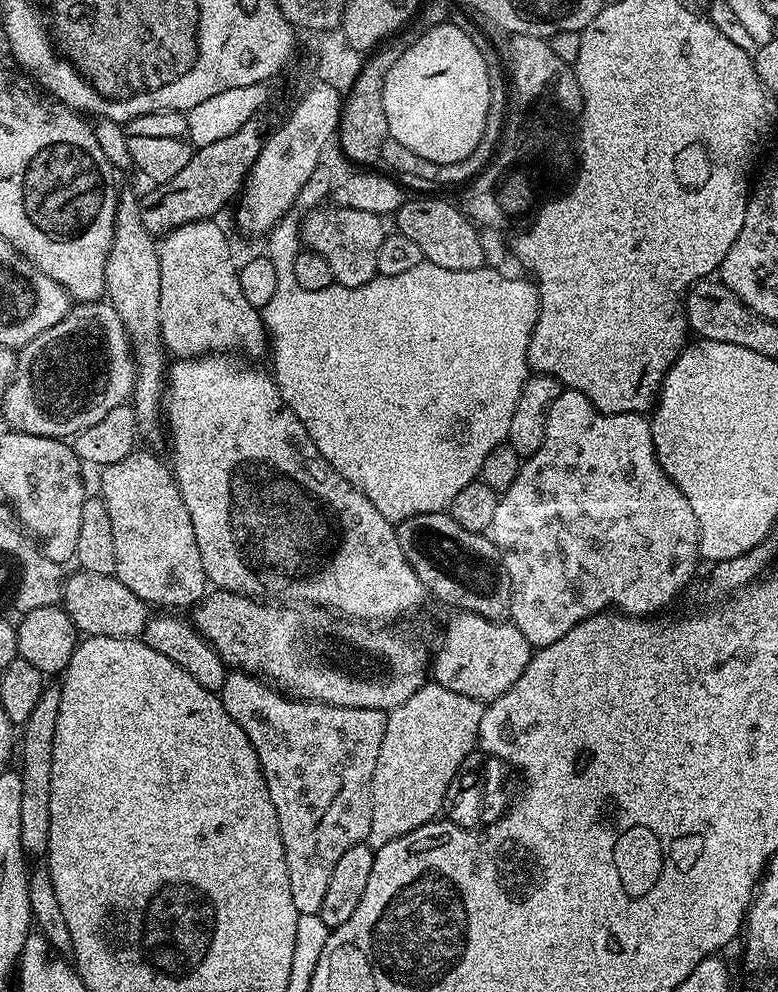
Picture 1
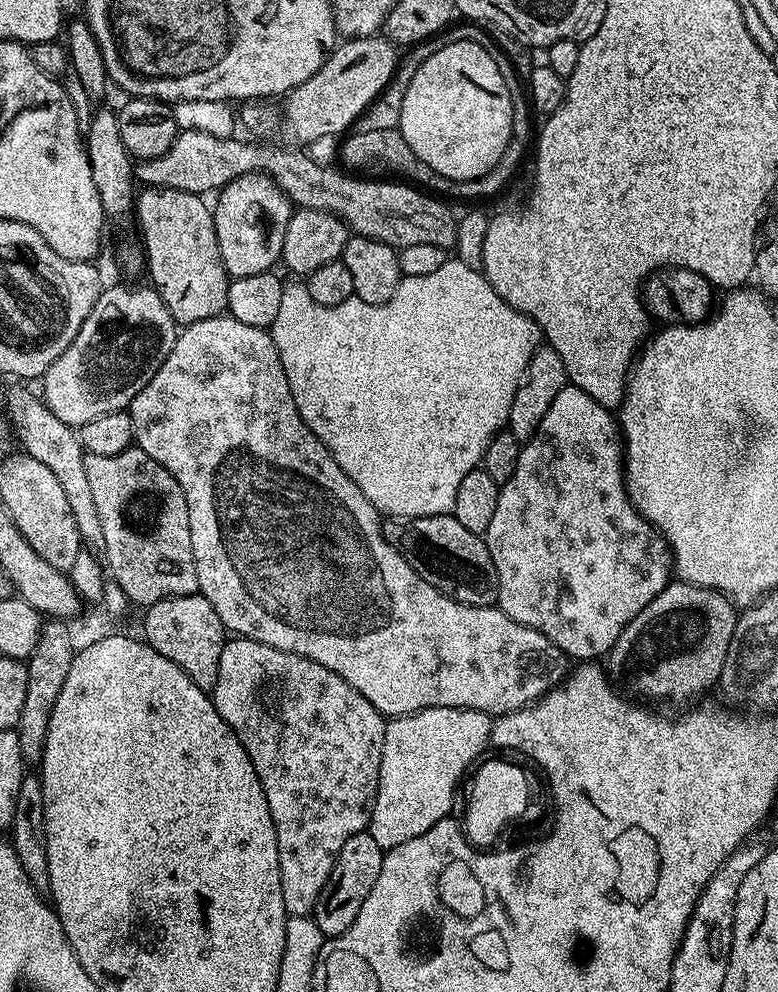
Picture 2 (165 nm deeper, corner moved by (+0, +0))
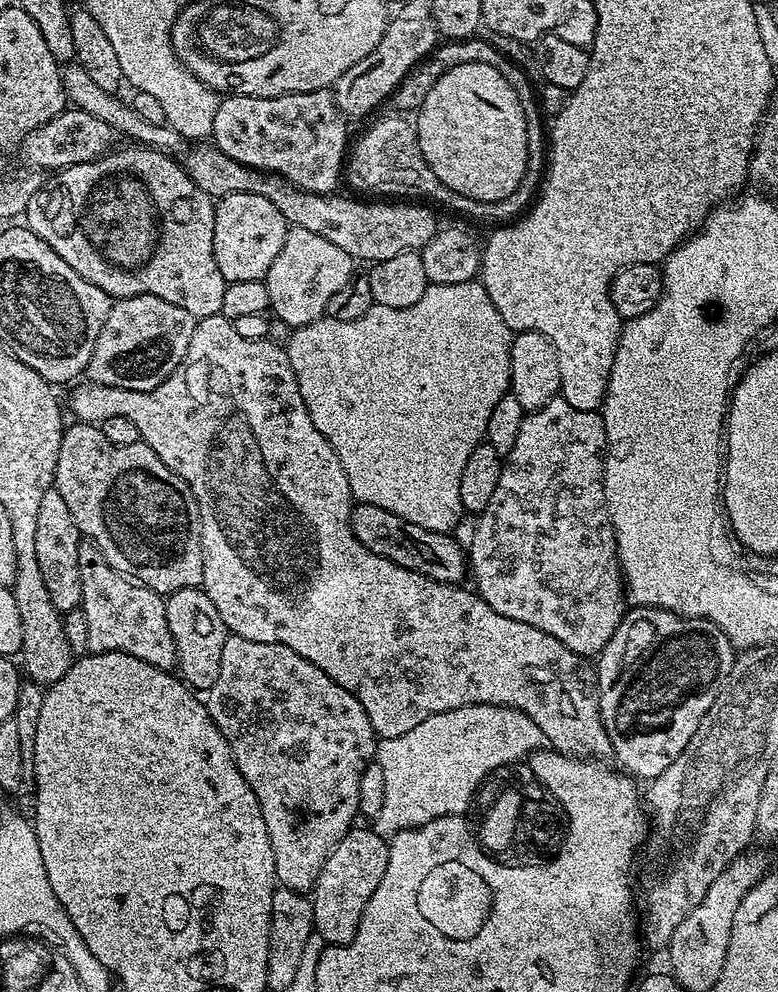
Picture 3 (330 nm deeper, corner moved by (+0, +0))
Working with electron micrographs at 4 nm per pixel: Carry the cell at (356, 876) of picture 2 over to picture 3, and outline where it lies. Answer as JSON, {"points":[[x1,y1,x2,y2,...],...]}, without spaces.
{"points":[[353,827,346,838,342,838,342,842,334,846,310,893,315,935,321,936,328,946,352,941,366,910,366,902,370,902,374,890,378,890,378,882,382,882,382,874,386,874,389,841,371,827,360,827]]}

